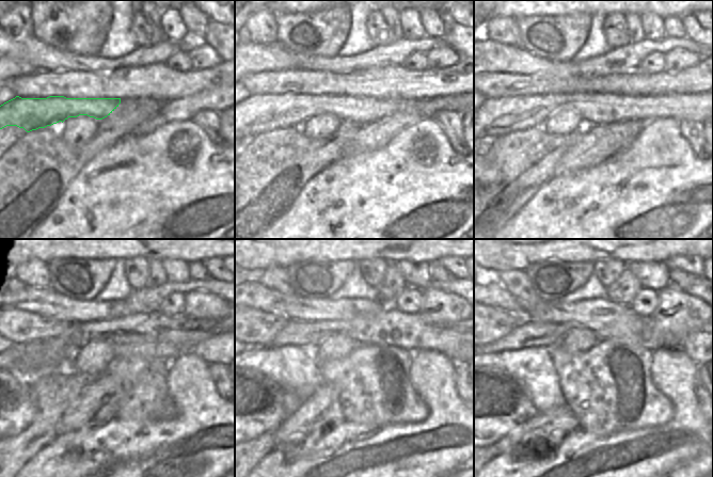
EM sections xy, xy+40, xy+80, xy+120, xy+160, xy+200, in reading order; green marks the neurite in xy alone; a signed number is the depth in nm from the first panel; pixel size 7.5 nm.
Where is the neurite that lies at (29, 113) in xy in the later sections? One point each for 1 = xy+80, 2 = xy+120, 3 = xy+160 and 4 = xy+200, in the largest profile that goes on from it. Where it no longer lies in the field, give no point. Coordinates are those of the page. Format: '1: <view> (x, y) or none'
1: xy+80 (496, 116)
2: xy+120 (165, 344)
3: xy+160 (411, 340)
4: xy+200 (651, 339)

